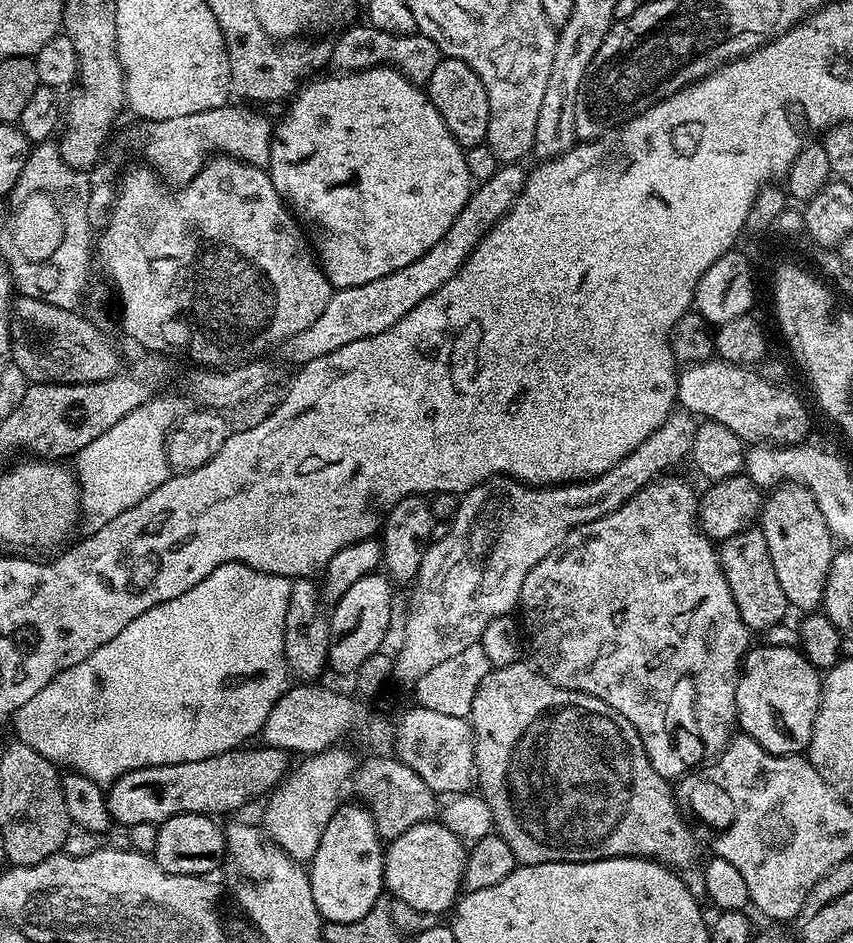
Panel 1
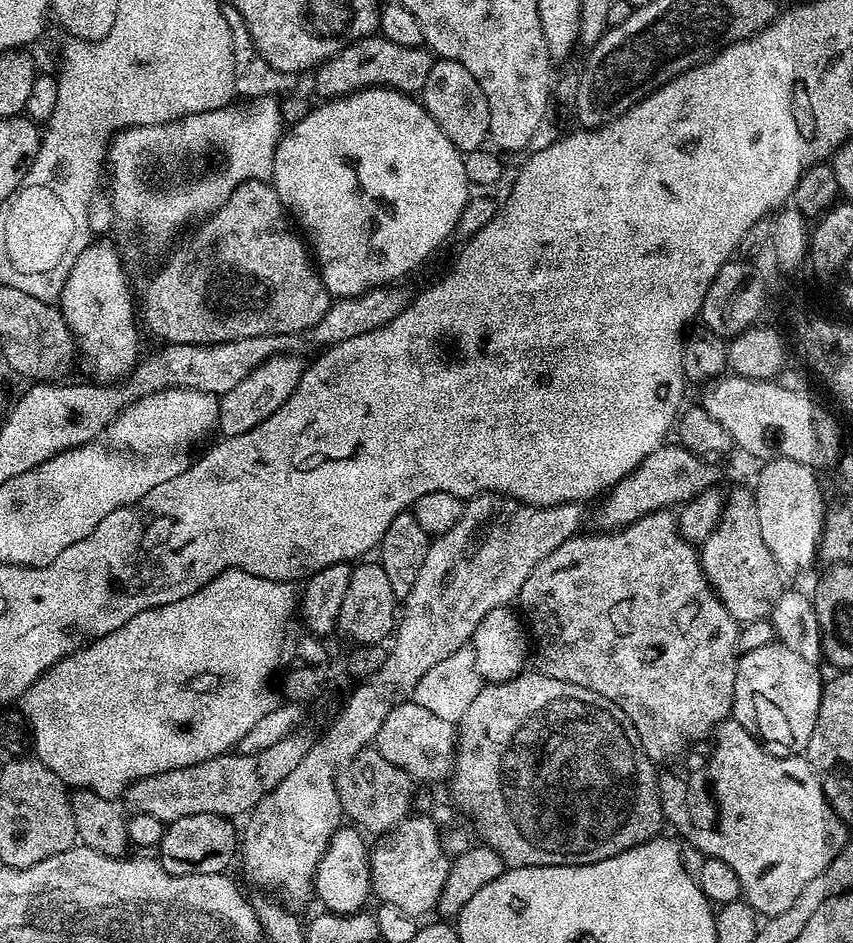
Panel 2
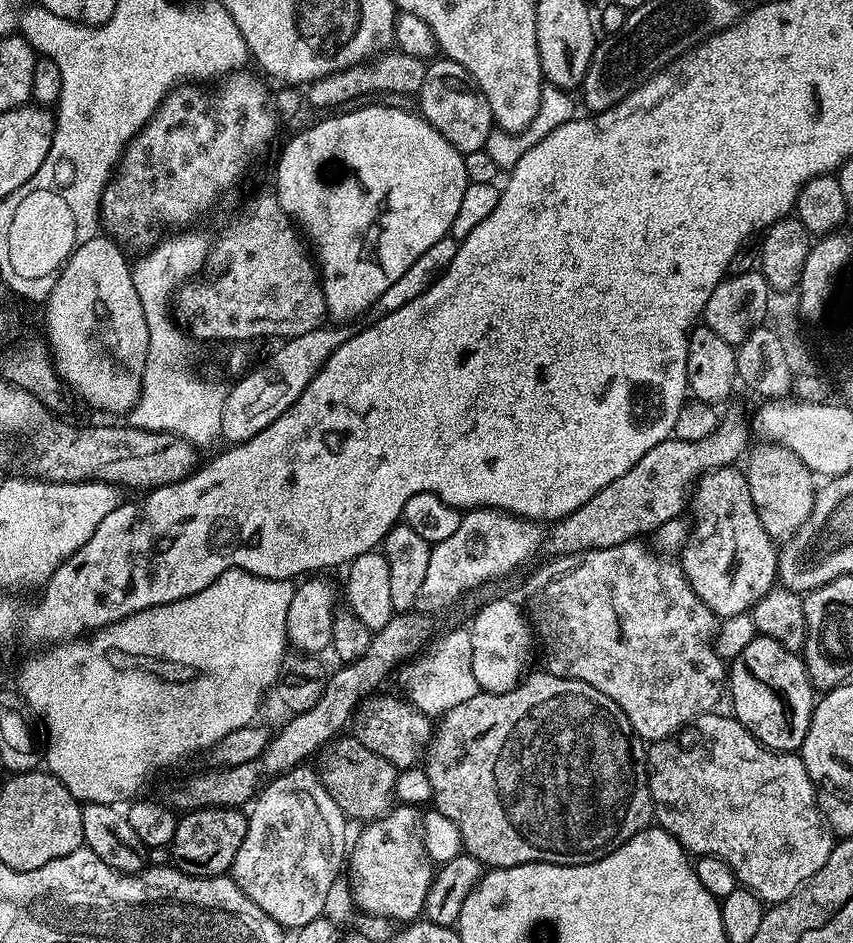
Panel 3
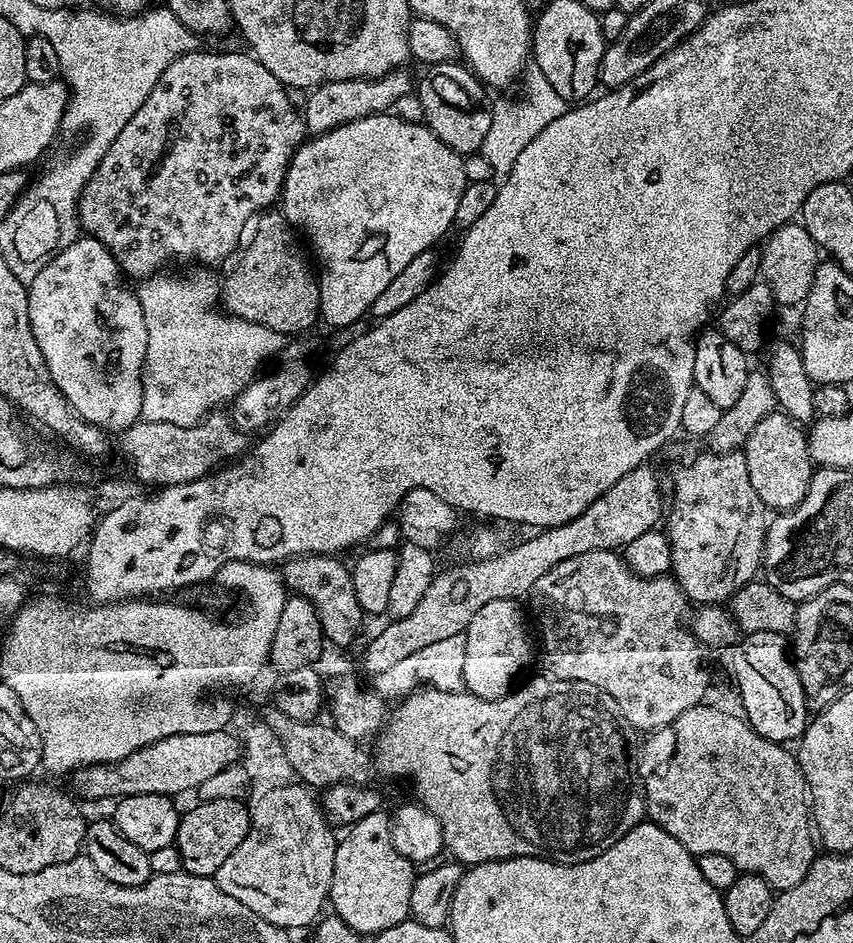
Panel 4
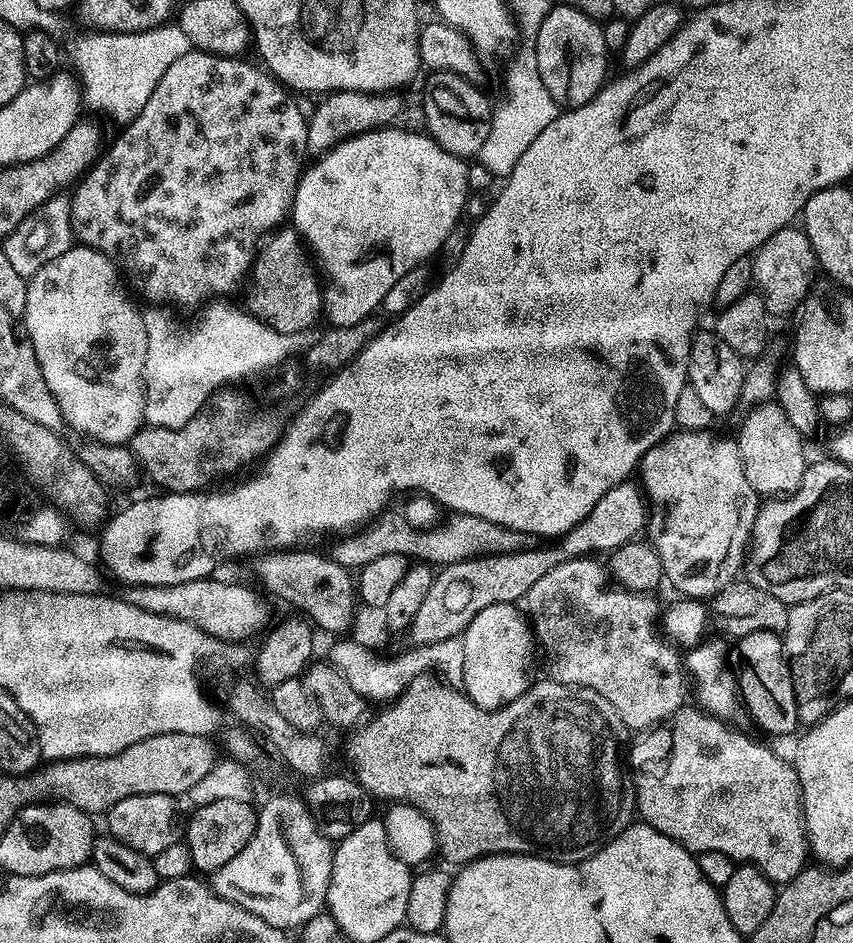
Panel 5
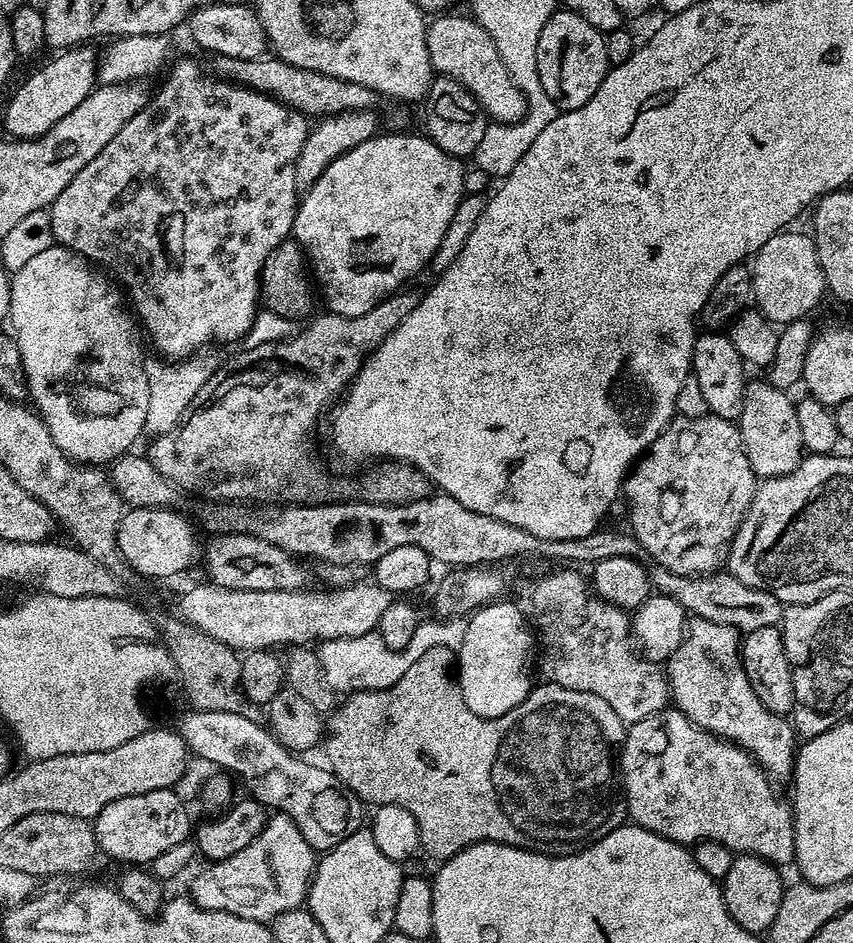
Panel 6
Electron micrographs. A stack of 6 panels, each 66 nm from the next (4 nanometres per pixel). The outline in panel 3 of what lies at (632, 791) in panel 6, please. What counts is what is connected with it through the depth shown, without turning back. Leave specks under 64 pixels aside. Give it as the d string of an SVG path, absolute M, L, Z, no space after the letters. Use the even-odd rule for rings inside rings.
M719 711L707 712L705 716L700 716L694 722L694 726L688 726L675 737L657 743L652 752L652 764L650 760L650 771L648 772L648 785L652 795L652 810L654 820L659 827L666 829L677 842L682 845L689 853L701 856L717 856L722 858L734 870L737 881L749 892L764 901L765 905L771 906L780 904L790 894L797 892L805 882L822 866L826 866L826 858L830 858L834 843L833 833L830 831L824 813L820 810L820 805L816 802L816 788L812 785L810 774L806 770L804 761L794 752L773 752L771 748L766 748L758 743L742 726L735 715L719 716Z

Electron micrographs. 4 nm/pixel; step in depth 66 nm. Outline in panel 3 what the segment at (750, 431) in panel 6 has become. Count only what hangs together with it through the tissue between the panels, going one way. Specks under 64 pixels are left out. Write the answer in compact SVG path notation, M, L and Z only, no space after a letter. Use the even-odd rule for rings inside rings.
M760 442L755 448L756 445L747 457L749 460L748 468L746 467L750 498L754 498L758 518L768 535L773 541L783 542L804 525L806 518L810 518L818 484L814 479L814 473L801 462L798 454L794 454L783 444Z

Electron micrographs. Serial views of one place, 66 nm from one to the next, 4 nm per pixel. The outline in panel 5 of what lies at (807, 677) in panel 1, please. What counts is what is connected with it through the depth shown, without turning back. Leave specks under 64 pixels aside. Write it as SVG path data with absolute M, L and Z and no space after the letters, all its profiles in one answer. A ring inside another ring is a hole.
M758 630L757 633L746 634L735 641L734 652L740 655L740 668L738 664L738 687L743 705L749 708L754 719L758 720L768 732L784 736L798 728L798 706L794 698L794 682L790 674L788 657L784 655L784 642L780 632L767 632Z

